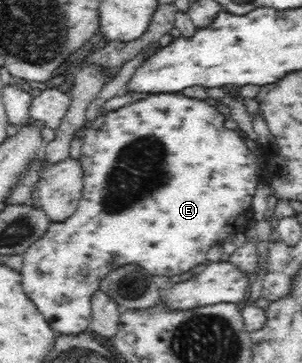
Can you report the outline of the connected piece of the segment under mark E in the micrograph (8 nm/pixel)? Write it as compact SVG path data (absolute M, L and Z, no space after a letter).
M159 93L149 94L124 107L101 114L85 131L79 159L83 171L83 192L74 215L61 222L51 222L44 235L38 241L31 243L22 254L23 267L20 272L24 293L40 309L40 313L46 317L46 321L50 323L50 327L57 335L78 335L78 333L89 331L92 319L92 295L100 288L103 278L110 271L124 265L136 264L152 276L165 275L171 279L180 279L203 266L210 247L222 244L222 241L232 233L244 231L246 220L249 218L251 201L257 188L257 180L262 174L257 167L254 153L246 146L244 138L226 125L228 120L230 120L229 117L220 114L216 107L210 106L205 100L179 93Z

